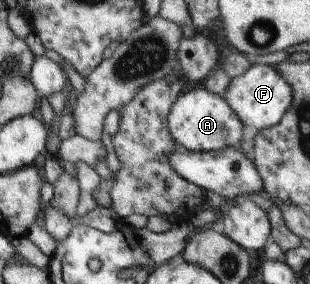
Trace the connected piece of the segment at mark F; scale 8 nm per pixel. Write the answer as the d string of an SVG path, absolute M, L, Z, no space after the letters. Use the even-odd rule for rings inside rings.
M256 63L246 73L234 78L225 94L229 105L237 112L245 127L255 128L257 132L280 124L292 108L294 96L292 85L277 67Z

